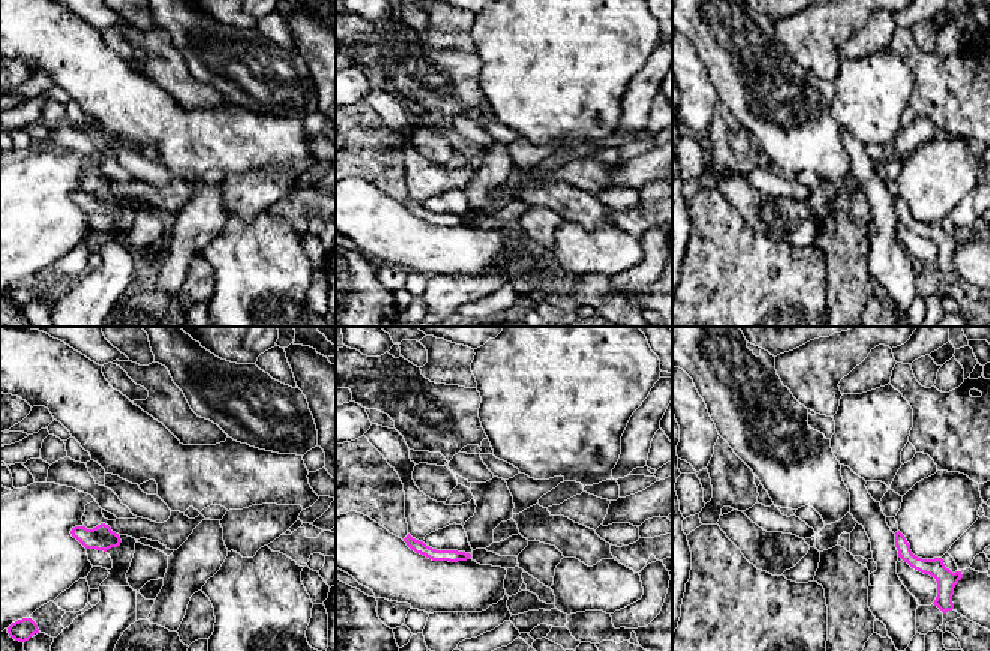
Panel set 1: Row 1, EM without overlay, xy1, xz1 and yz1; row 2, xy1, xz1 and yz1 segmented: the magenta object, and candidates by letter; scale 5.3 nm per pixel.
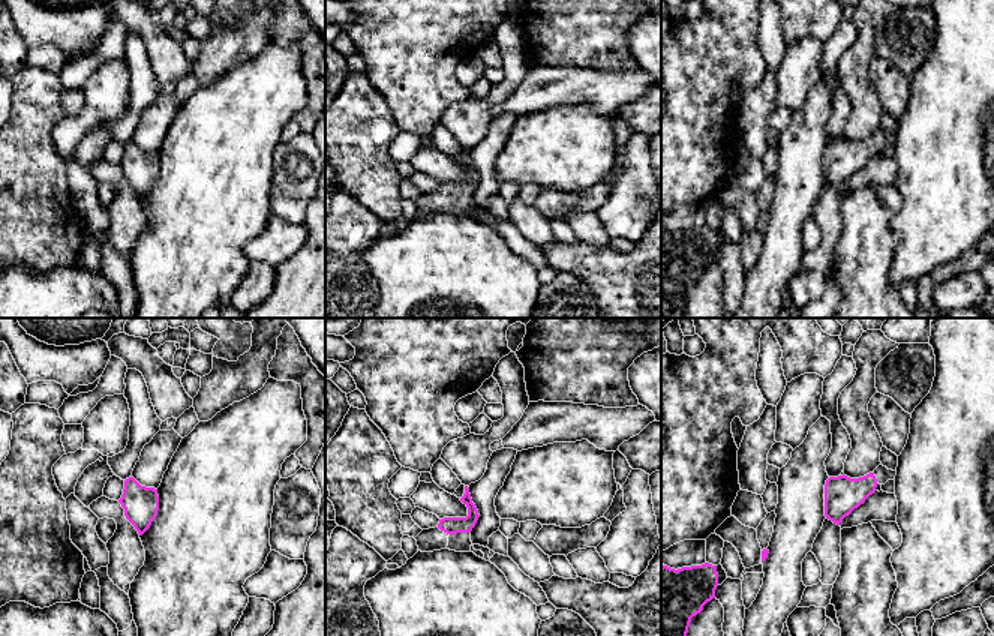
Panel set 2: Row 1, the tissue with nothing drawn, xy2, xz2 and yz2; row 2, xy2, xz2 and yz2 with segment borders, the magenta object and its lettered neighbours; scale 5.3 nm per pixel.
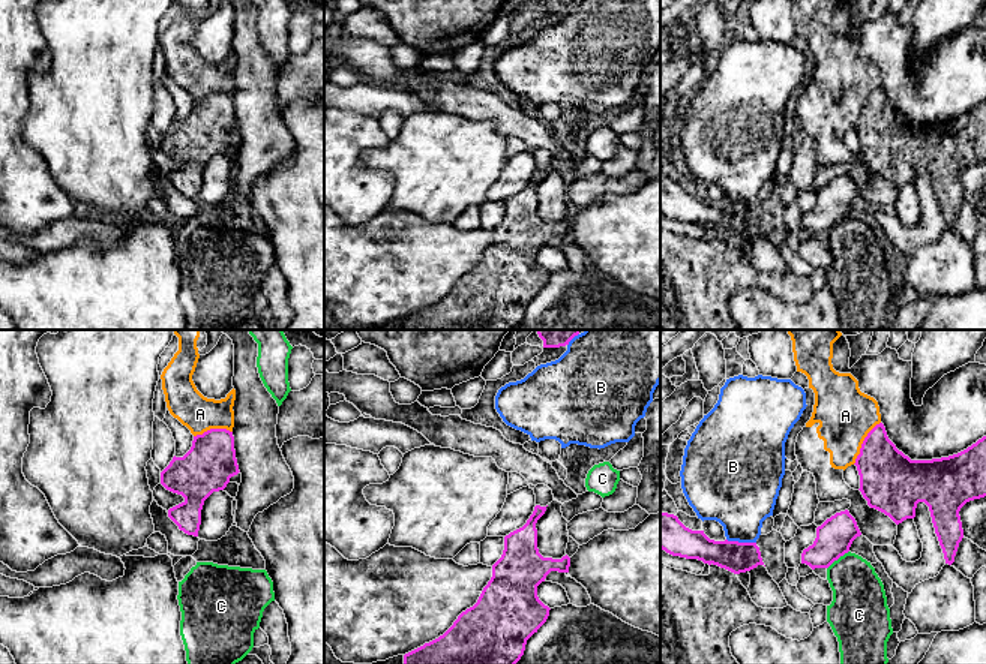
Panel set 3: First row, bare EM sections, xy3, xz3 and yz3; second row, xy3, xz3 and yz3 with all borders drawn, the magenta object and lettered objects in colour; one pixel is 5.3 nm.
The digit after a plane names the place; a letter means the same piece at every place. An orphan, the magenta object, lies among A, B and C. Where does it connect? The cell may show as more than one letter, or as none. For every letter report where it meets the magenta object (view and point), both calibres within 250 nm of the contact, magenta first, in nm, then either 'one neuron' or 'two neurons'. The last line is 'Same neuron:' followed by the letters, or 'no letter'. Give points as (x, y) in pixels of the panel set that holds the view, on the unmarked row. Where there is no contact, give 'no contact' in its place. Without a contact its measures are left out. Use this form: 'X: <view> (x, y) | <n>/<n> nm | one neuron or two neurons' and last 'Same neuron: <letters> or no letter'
A: yz3 (863, 107) | 320/300 nm | two neurons
B: yz3 (742, 207) | 160/360 nm | two neurons
C: yz3 (838, 222) | 190/280 nm | two neurons
Same neuron: no letter

